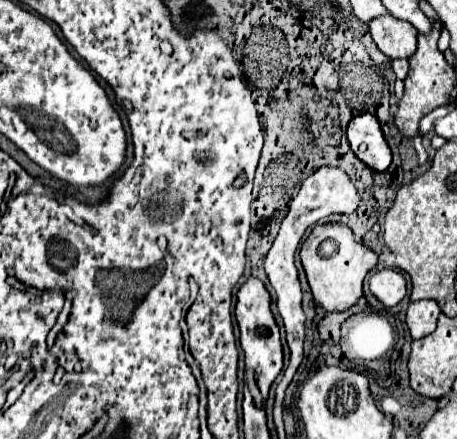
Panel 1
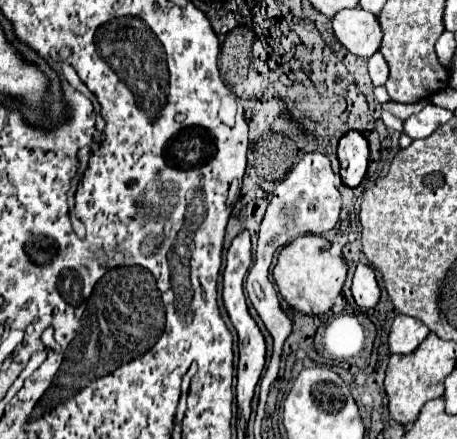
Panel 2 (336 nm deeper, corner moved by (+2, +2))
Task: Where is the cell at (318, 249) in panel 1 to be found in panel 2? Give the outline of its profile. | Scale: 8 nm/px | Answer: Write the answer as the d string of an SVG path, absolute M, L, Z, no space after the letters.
M301 236L287 244L273 268L273 278L279 288L279 294L285 298L285 302L303 312L303 314L325 314L331 310L335 298L343 290L343 282L347 276L347 264L341 256L331 254L331 244L321 236Z

